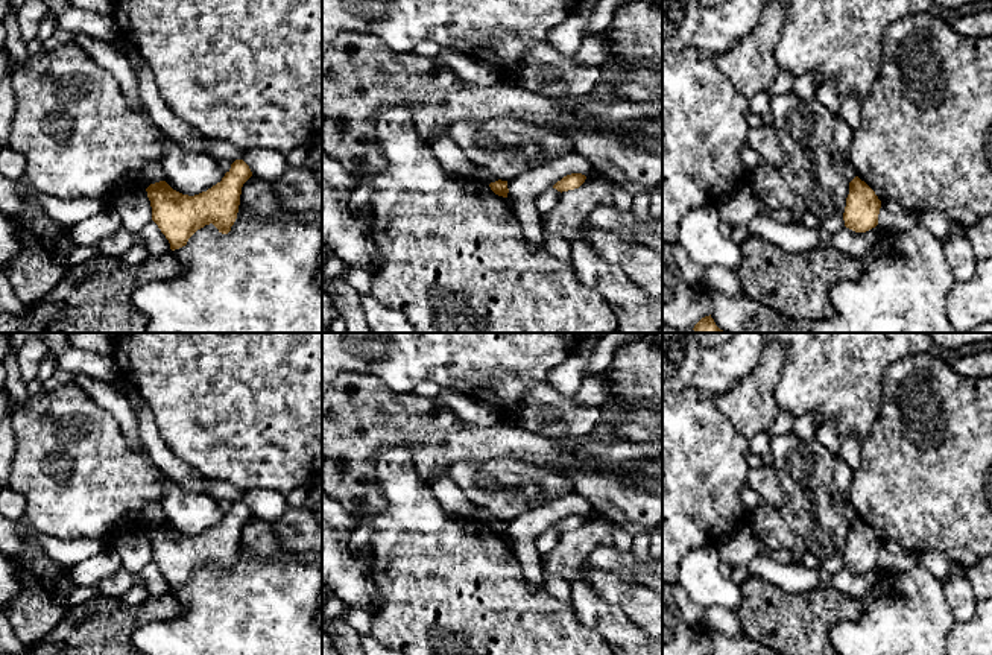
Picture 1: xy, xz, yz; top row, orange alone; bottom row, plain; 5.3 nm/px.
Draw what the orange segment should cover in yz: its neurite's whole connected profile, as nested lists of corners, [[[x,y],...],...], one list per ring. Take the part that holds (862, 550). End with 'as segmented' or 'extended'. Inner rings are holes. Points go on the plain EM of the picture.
[[[858,517],[849,523],[849,535],[843,553],[845,567],[855,573],[866,573],[878,565],[881,541]]] | as segmented

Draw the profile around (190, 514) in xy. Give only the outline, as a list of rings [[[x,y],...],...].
[[[158,470],[164,488],[161,508],[164,521],[176,532],[188,536],[207,532],[222,521],[225,512],[219,500],[210,494],[194,494],[182,491],[166,473]]]

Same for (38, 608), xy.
[[[21,535],[26,552],[12,559],[18,565],[23,584],[6,617],[15,635],[24,644],[35,644],[50,635],[64,619],[64,599],[76,588],[68,570],[50,559],[43,546],[29,535]]]

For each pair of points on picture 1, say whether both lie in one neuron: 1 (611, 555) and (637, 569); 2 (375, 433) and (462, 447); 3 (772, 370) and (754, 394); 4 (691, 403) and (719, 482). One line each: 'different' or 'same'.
1: same
2: same
3: same
4: same

